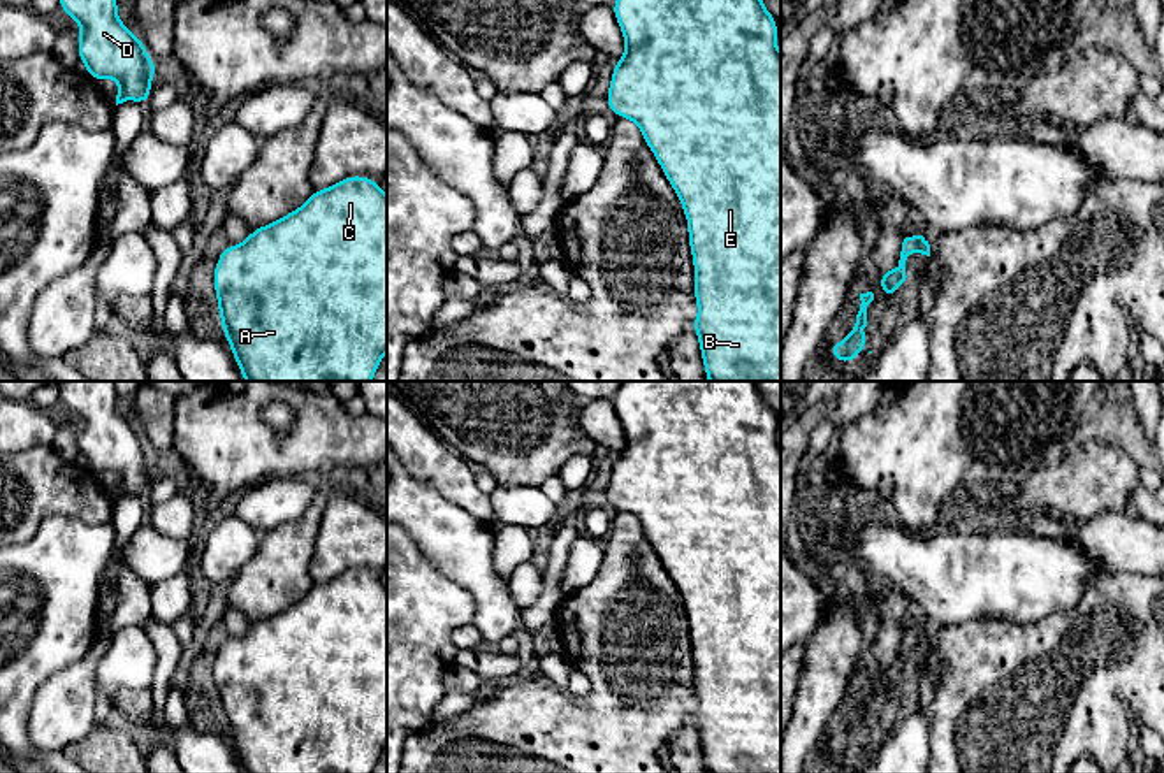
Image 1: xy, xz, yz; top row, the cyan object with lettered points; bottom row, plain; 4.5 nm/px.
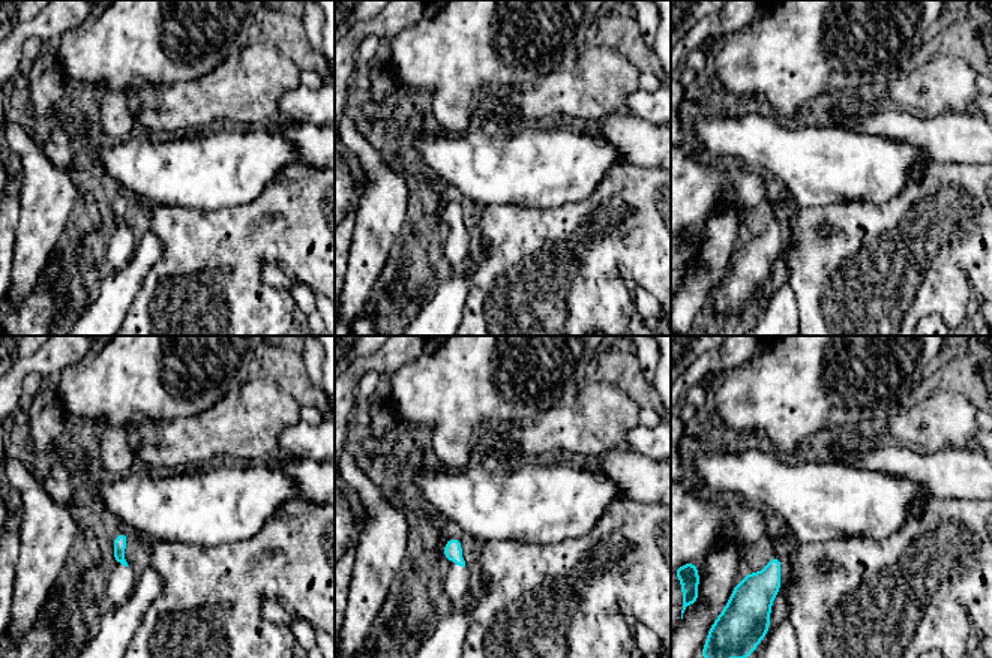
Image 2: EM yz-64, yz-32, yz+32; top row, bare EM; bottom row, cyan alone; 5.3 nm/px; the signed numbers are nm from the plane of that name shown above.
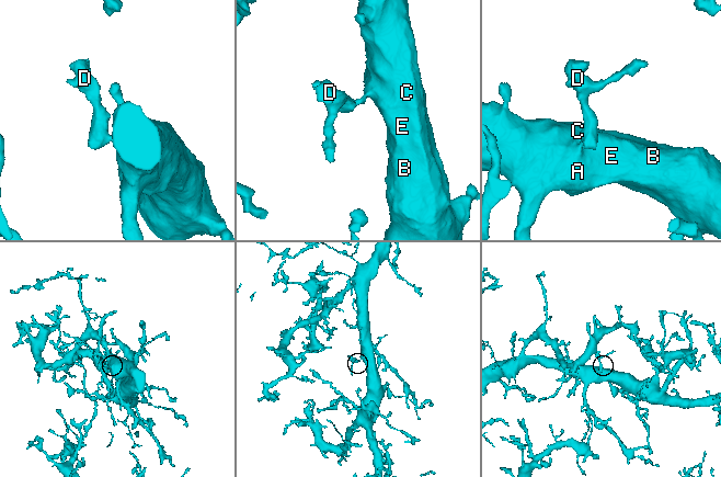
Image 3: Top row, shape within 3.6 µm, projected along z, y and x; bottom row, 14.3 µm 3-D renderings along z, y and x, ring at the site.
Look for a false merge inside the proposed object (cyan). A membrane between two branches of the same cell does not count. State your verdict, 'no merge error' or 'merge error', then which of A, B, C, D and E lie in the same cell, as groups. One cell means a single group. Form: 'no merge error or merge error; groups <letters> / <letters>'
no merge error; groups A B C D E

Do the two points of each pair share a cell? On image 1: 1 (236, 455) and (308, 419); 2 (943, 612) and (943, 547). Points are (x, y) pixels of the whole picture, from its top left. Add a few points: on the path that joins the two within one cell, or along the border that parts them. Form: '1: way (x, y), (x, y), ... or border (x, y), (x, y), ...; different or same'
1: way (255, 454), (280, 454), (296, 438); same
2: way (945, 596), (943, 563); same

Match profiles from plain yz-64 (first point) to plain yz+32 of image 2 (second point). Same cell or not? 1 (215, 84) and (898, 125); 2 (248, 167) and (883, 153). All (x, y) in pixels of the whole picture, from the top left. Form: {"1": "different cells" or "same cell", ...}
{"1": "different cells", "2": "same cell"}

